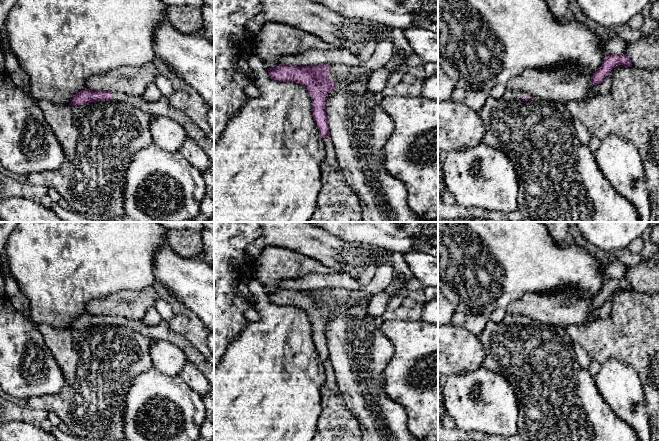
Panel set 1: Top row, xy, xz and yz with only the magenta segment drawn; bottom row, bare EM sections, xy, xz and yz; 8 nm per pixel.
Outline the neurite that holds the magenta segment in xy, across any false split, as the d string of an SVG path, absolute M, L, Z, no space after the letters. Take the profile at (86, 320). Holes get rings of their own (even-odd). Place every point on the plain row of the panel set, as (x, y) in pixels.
M84 313L72 322L71 330L86 329L99 325L119 325L132 328L134 331L149 336L155 340L166 340L174 342L185 353L189 362L196 366L207 378L211 385L214 386L214 366L203 356L197 349L185 338L173 333L165 321L161 321L156 326L147 326L142 320L129 320L118 316L92 315Z

